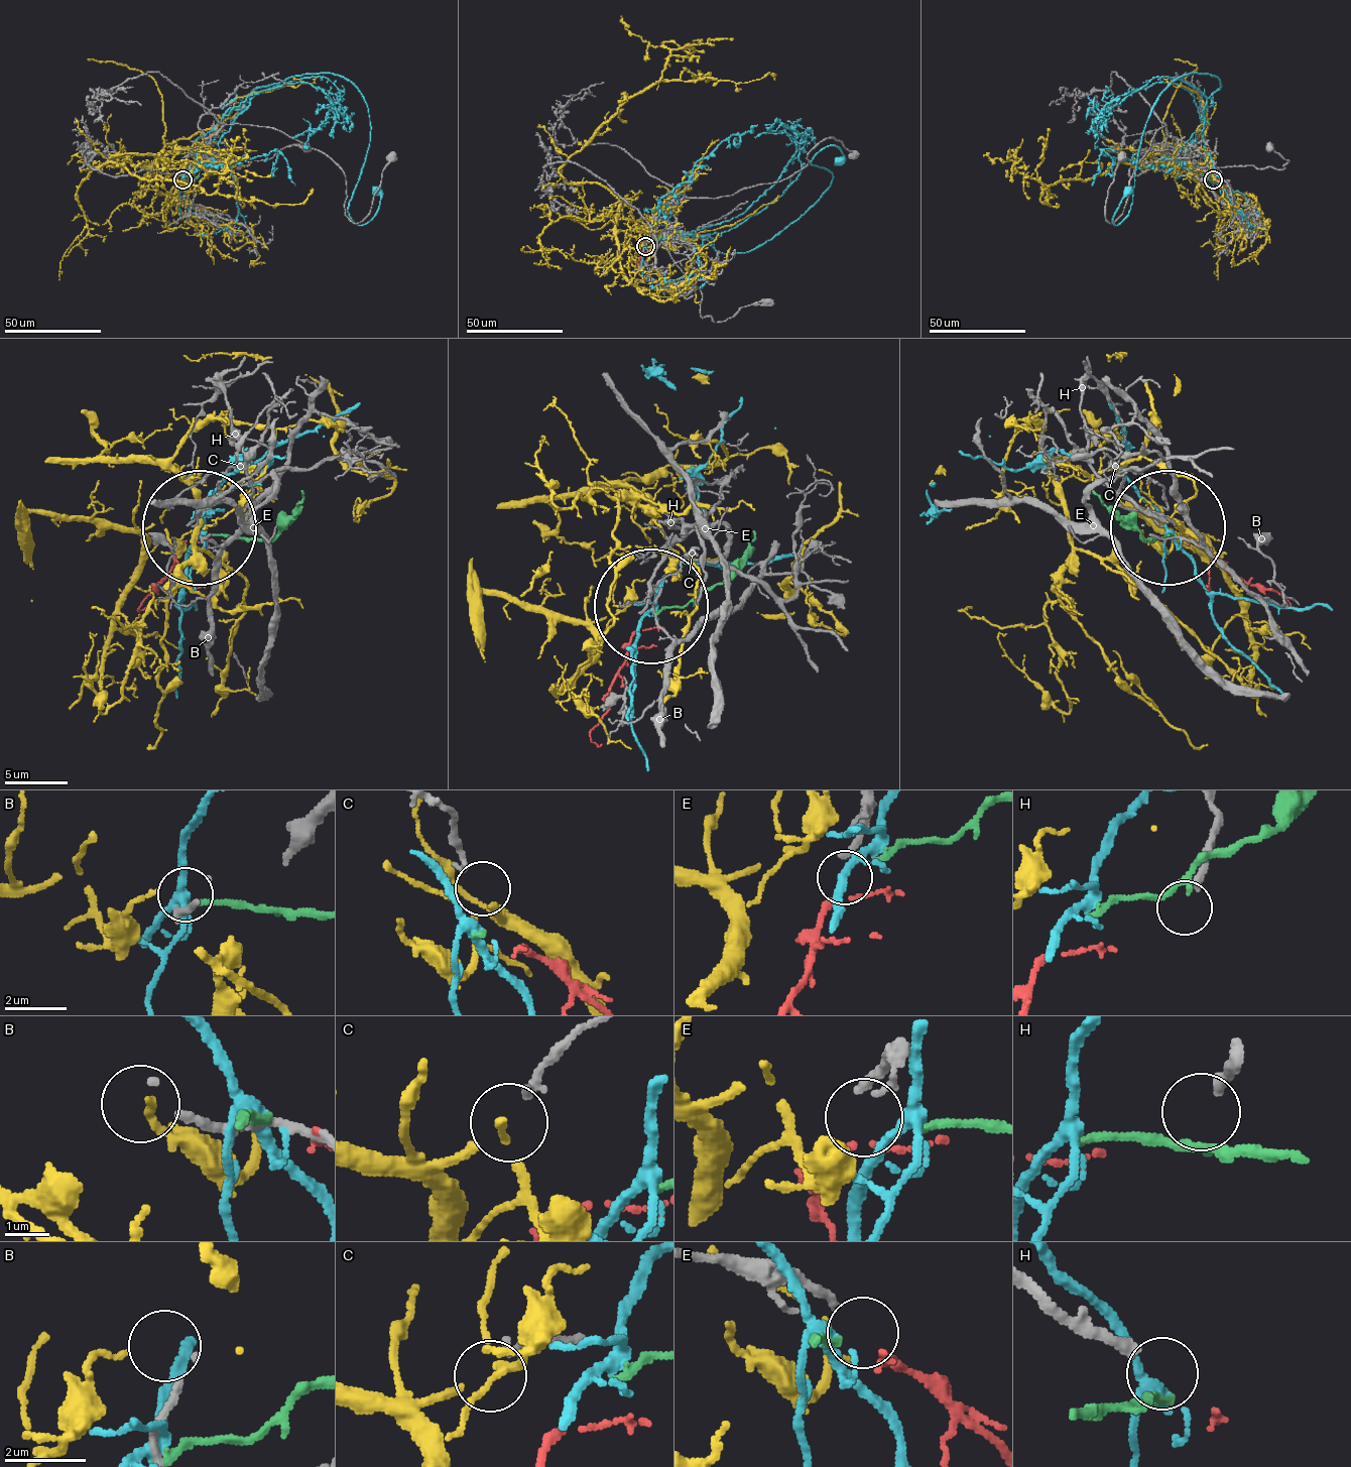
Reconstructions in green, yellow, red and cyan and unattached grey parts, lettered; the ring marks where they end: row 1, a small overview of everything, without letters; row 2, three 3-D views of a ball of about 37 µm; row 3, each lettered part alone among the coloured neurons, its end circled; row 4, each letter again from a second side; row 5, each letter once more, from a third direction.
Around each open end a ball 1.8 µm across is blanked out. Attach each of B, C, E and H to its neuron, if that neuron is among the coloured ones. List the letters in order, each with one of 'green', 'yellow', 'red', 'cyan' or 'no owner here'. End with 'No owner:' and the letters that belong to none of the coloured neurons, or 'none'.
B: no owner here
C: yellow
E: red
H: no owner here
No owner: B, H

